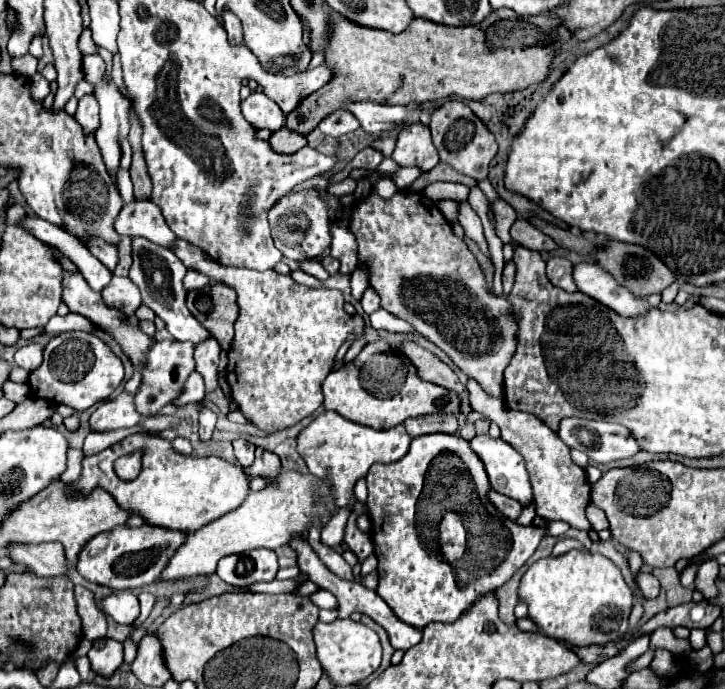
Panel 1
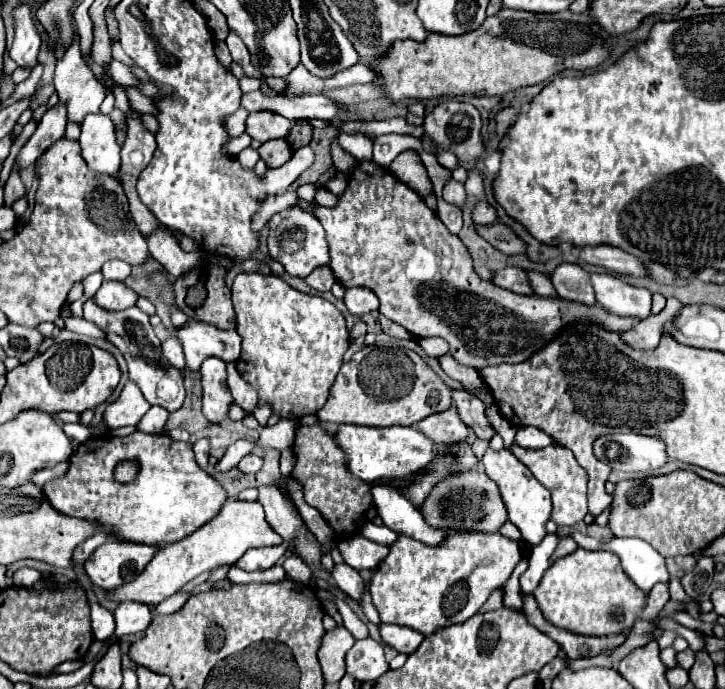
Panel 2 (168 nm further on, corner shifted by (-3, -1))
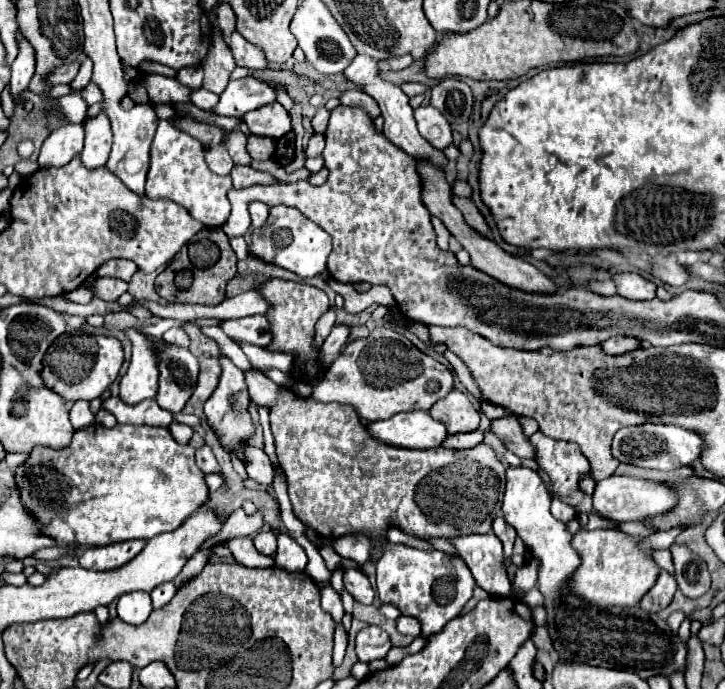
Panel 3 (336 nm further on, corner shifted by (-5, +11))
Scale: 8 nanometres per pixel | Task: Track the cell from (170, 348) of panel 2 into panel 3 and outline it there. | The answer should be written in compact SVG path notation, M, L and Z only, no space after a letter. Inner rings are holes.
M171 328L171 330L167 330L163 334L163 340L169 342L169 344L175 344L175 346L181 346L181 348L189 346L189 338L187 338L183 328Z

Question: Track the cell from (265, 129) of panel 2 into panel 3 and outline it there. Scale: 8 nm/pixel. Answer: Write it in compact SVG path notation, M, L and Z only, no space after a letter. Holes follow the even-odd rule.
M279 102L251 110L243 120L247 122L251 134L257 134L257 136L281 138L291 130L291 116Z

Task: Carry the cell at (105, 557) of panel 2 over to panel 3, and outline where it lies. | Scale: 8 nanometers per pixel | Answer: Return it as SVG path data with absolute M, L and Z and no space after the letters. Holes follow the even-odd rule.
M127 540L107 546L93 546L81 554L79 566L85 570L99 570L99 572L115 570L125 566L129 560L133 560L143 548L145 548L145 540Z

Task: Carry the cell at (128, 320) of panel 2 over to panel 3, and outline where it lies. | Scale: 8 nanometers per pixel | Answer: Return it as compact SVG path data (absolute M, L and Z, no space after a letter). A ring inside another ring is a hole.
M147 336L157 344L157 368L159 368L159 392L157 404L169 412L181 412L183 404L191 398L197 380L197 358L179 346L167 344L163 338Z

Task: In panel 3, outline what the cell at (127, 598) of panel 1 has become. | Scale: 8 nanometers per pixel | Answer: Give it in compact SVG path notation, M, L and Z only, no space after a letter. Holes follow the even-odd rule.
M131 592L131 594L123 594L117 602L117 614L123 622L127 624L143 624L149 614L151 614L151 598L147 592Z

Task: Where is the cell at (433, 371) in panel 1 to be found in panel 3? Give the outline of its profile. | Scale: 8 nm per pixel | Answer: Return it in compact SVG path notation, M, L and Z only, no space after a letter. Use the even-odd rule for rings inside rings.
M515 416L495 418L491 420L491 432L501 438L501 442L519 458L533 458L531 456L531 444L527 444L527 438L521 432L521 426Z

